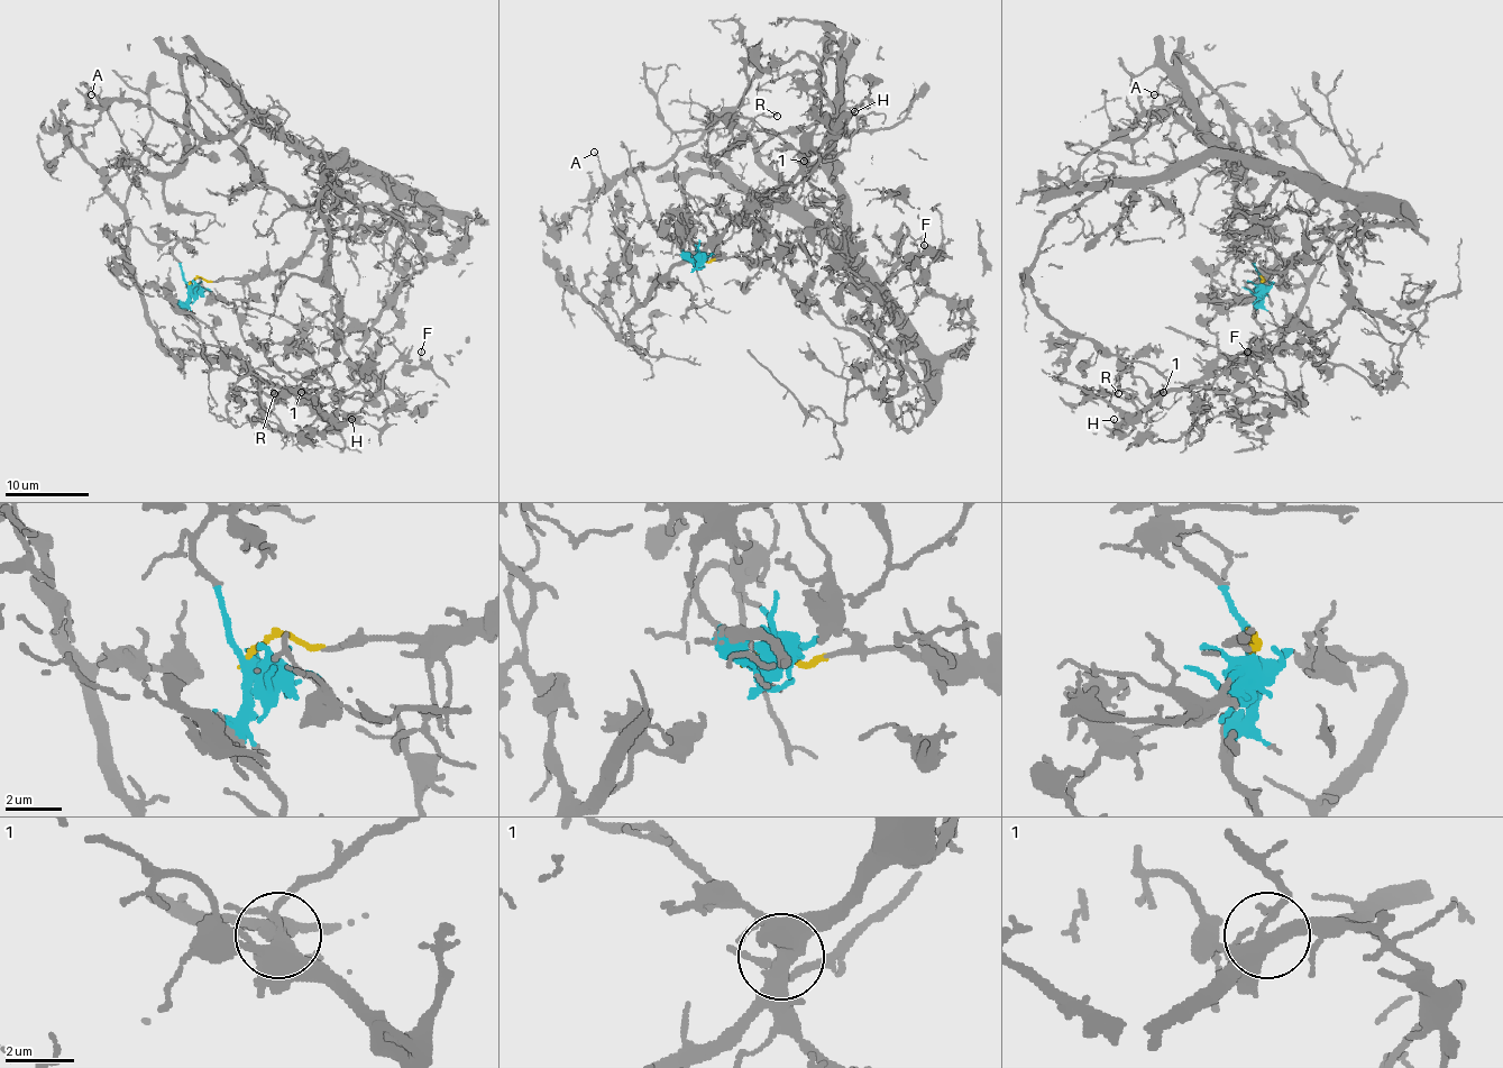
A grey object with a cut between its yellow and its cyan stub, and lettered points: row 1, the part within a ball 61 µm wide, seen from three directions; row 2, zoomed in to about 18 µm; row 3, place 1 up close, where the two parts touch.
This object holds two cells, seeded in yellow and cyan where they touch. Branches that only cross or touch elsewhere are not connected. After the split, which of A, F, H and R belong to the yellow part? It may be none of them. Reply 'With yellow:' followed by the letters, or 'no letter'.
With yellow: A

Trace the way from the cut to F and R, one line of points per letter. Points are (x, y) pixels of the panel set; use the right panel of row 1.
F: (1263, 284), (1263, 341), (1181, 390), (1212, 419), (1265, 423), (1297, 395), (1270, 359), (1256, 366), (1246, 352)
R: (1263, 284), (1263, 341), (1248, 356), (1221, 358), (1164, 393), (1129, 368), (1116, 376), (1118, 393)

